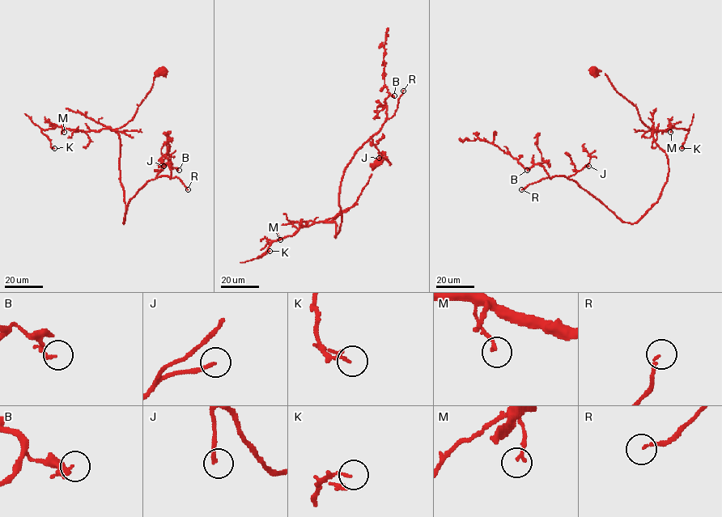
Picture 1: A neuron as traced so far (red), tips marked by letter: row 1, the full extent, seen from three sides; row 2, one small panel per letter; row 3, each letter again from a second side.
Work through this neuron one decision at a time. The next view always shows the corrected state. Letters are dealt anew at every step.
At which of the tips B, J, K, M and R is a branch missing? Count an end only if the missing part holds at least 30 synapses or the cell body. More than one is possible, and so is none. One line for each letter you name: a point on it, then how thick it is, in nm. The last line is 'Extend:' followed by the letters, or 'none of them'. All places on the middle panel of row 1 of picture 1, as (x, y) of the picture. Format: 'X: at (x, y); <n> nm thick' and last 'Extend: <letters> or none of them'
J: at (379, 158); 180 nm thick
R: at (403, 91); 120 nm thick
Extend: J, R

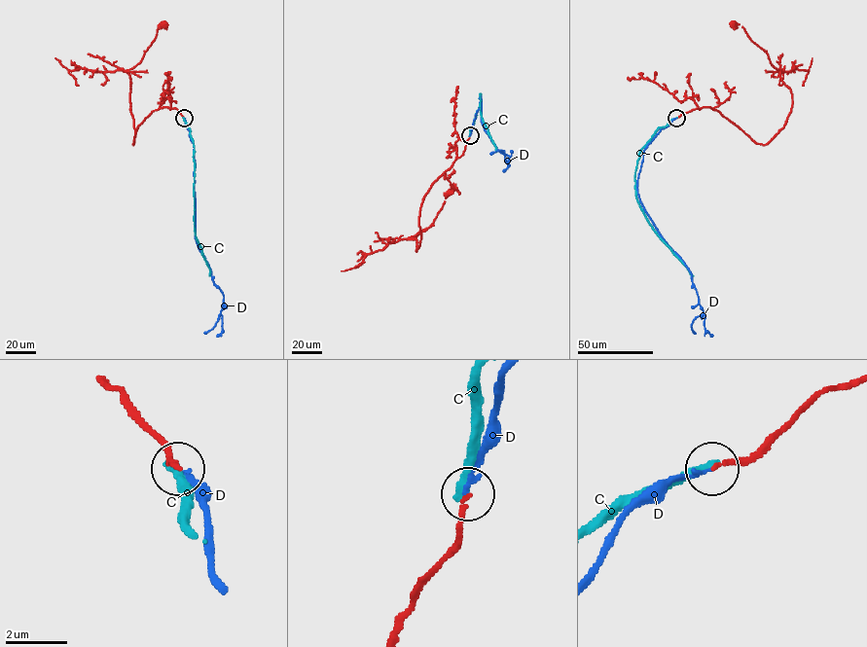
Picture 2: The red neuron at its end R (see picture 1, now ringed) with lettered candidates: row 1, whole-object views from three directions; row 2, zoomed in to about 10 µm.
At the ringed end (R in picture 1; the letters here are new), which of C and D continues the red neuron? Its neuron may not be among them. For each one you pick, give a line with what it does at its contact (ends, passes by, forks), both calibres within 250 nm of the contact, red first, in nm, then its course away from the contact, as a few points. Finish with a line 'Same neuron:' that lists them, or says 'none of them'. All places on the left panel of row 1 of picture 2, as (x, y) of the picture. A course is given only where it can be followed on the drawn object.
D: it ends; calibres 130 and 140 nm; course (183, 118), (194, 147), (196, 239), (209, 268), (211, 279), (224, 296), (223, 308), (215, 326), (203, 333)
Same neuron: D

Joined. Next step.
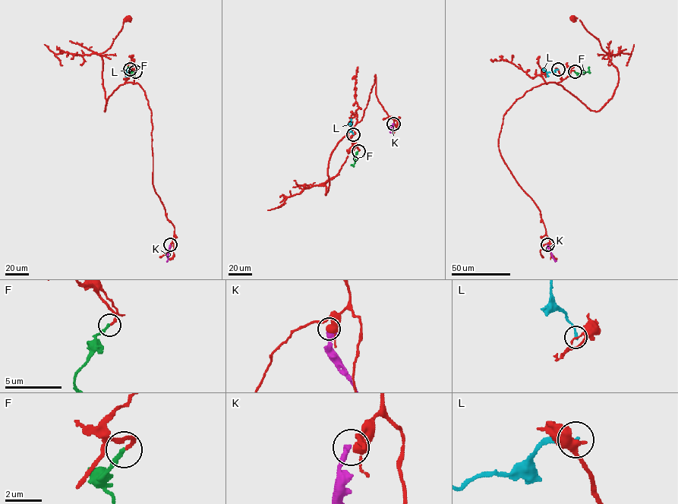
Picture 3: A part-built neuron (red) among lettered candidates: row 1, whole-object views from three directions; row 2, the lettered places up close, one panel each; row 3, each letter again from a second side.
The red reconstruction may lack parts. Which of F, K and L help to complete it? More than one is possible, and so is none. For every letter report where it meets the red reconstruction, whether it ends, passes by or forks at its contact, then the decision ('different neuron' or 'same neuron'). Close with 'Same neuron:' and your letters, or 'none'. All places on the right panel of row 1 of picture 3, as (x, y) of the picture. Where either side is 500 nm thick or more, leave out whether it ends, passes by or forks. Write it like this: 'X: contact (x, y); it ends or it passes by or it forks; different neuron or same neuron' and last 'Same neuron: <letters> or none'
F: contact (575, 71); it ends; same neuron
K: contact (547, 244); it ends; different neuron
L: contact (558, 69); it ends; different neuron
Same neuron: F

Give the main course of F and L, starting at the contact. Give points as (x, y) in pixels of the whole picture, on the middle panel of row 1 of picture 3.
F: (357, 151), (352, 165)
L: (353, 134), (351, 118)

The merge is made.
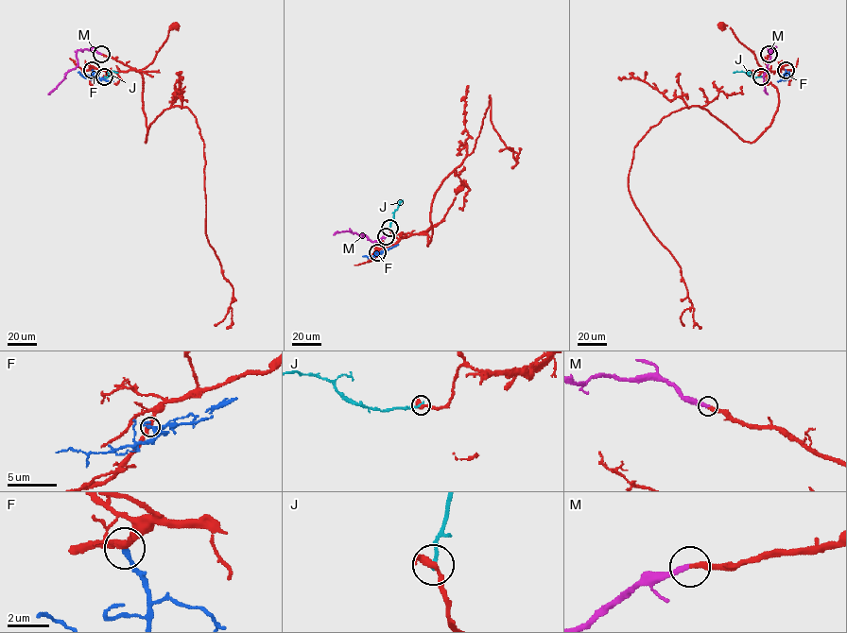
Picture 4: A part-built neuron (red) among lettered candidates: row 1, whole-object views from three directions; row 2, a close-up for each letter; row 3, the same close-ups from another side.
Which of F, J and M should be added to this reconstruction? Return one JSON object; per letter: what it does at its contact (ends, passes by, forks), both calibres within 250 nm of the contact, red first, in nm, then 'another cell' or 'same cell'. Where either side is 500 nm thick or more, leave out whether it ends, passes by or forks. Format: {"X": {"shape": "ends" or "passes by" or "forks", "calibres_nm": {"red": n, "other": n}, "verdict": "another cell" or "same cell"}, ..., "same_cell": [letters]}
{"F": {"shape": "ends", "calibres_nm": {"red": 340, "other": 200}, "verdict": "another cell"}, "J": {"shape": "ends", "calibres_nm": {"red": 320, "other": 180}, "verdict": "another cell"}, "M": {"shape": "ends", "calibres_nm": {"red": 280, "other": 280}, "verdict": "same cell"}, "same_cell": ["M"]}

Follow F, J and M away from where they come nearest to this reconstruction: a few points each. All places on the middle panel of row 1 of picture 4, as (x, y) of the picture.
F: (377, 252), (363, 256)
J: (389, 228), (394, 212), (403, 200)
M: (386, 236), (373, 242), (350, 230), (333, 235)

